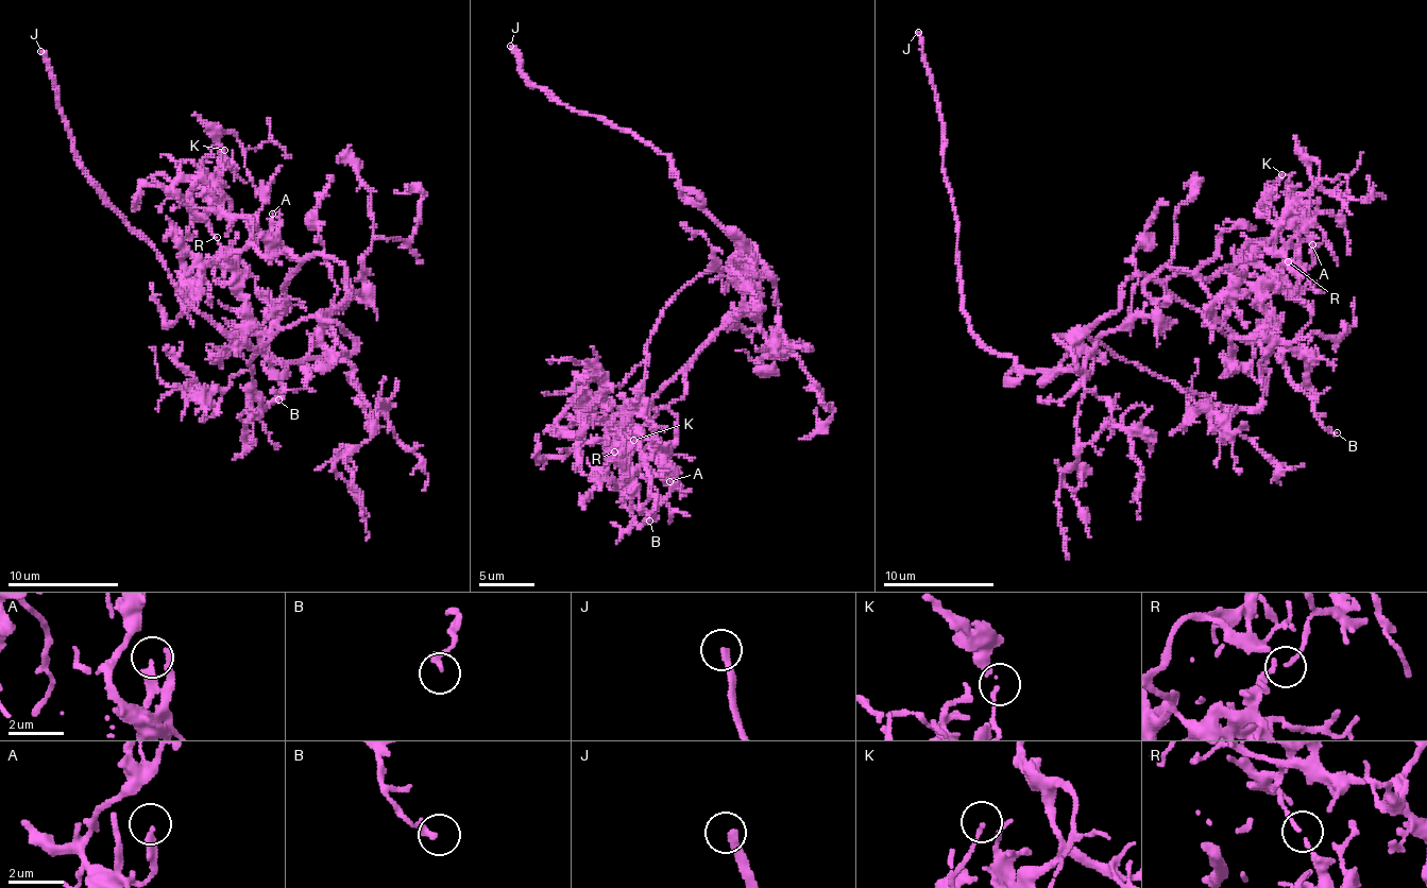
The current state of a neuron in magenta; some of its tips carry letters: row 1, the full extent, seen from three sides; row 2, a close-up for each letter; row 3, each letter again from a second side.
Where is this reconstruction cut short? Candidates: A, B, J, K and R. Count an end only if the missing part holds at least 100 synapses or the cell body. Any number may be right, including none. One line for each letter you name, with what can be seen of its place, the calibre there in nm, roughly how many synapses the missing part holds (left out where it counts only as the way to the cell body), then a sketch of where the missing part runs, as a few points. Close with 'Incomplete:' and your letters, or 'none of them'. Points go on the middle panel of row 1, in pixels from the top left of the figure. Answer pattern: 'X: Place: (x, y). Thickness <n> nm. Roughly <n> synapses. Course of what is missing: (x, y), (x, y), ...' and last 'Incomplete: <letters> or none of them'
J: Place: (510, 46). Thickness 260 nm
Incomplete: J

